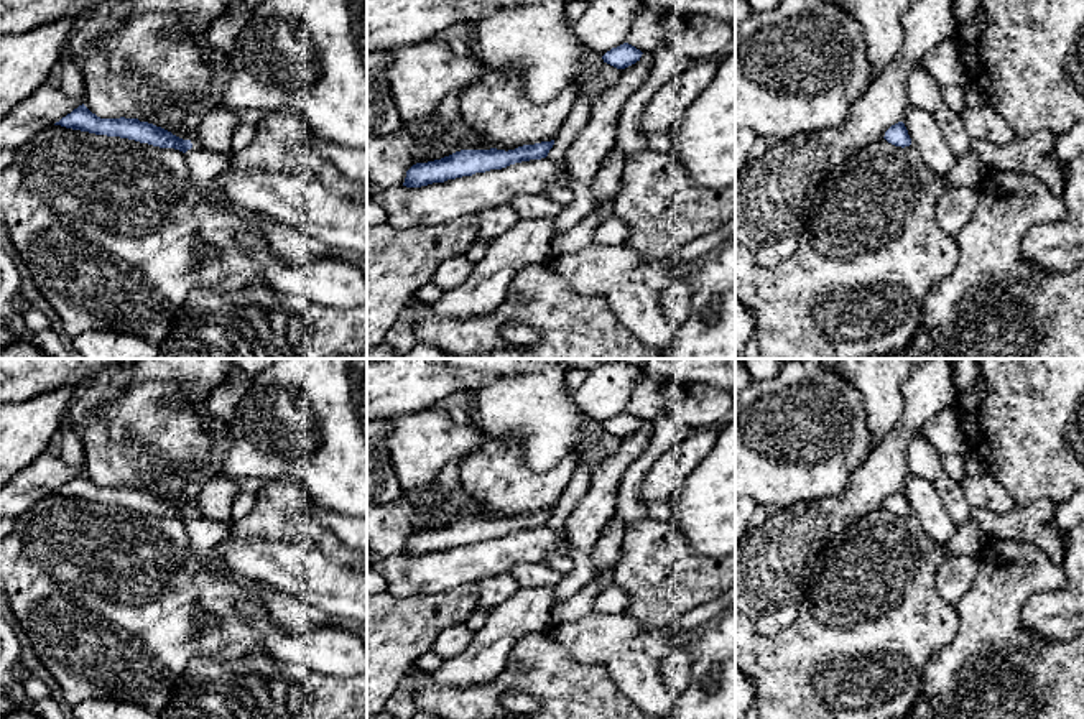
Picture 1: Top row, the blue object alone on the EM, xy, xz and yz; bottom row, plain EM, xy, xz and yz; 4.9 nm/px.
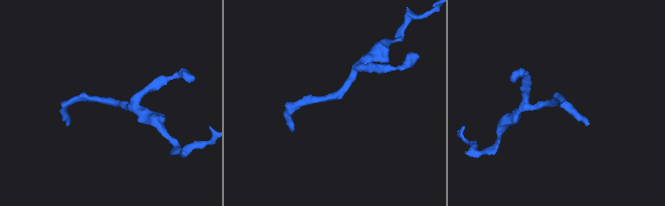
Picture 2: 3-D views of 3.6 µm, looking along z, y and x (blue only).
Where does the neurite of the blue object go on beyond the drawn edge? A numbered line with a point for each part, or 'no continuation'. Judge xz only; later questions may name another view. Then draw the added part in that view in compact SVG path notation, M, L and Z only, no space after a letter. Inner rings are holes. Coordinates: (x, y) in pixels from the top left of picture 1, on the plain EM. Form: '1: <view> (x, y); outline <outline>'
1: xz (438, 571); outline M541 526L421 556L373 558L372 569L385 579L383 594L403 599L413 592L439 594L470 586L487 576L513 573L525 563L541 564L551 553L571 554L567 538Z

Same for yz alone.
1: yz (926, 505); outline M908 474L903 492L911 507L911 513L928 538L946 545L956 535L957 526L934 485L928 479Z

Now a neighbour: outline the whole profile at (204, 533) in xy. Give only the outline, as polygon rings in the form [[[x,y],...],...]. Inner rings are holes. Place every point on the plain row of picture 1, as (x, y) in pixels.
[[[204,515],[188,518],[184,528],[189,535],[191,551],[207,561],[232,523],[232,518],[214,520]]]

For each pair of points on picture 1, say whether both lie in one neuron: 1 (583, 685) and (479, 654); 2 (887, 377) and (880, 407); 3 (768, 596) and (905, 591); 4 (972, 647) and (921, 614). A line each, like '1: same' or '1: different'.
1: different
2: same
3: different
4: different

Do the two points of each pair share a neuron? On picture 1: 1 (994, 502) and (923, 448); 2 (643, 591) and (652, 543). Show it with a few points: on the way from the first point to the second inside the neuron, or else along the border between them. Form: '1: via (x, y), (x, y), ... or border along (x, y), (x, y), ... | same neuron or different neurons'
1: border along (958, 484), (972, 509) | different neurons
2: via (652, 579), (652, 555) | same neuron

